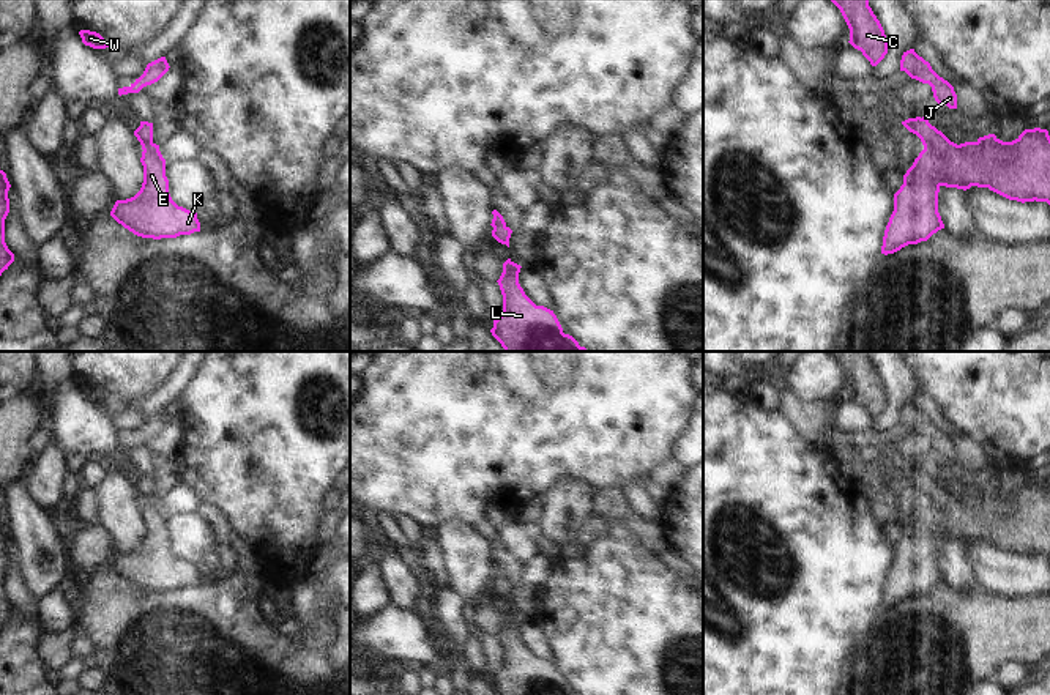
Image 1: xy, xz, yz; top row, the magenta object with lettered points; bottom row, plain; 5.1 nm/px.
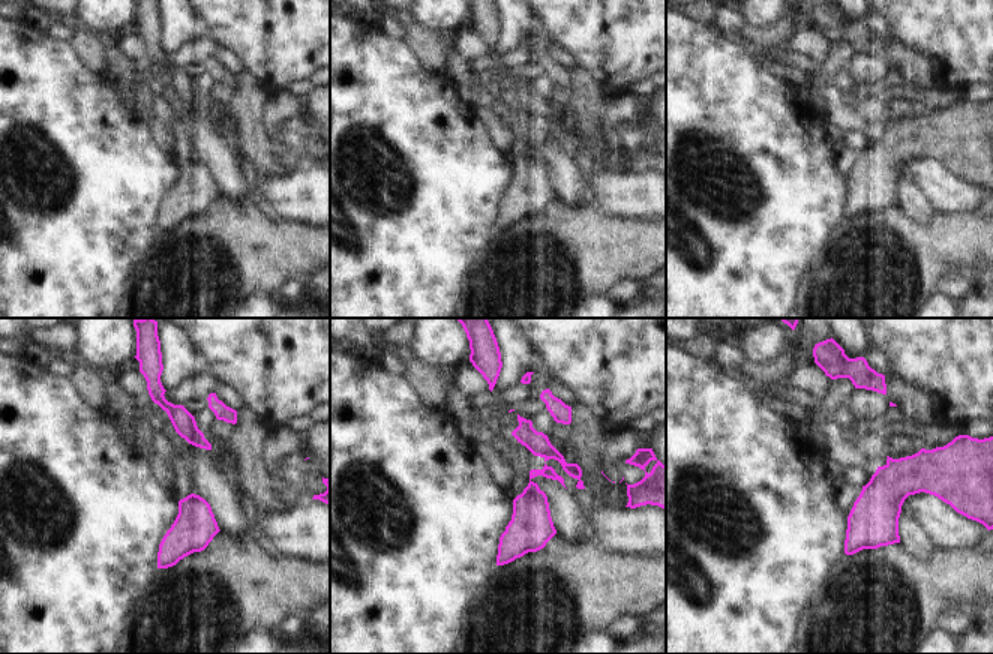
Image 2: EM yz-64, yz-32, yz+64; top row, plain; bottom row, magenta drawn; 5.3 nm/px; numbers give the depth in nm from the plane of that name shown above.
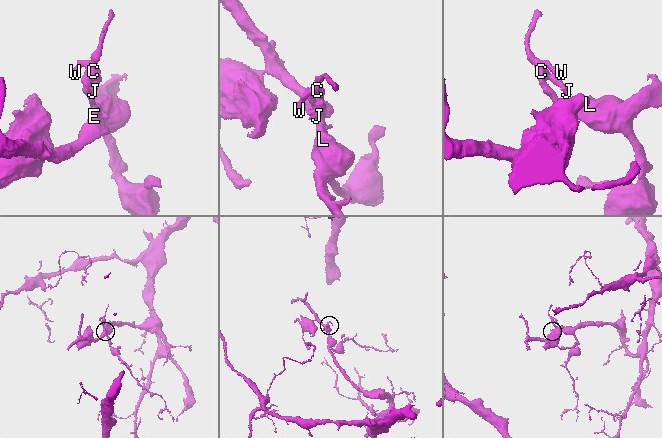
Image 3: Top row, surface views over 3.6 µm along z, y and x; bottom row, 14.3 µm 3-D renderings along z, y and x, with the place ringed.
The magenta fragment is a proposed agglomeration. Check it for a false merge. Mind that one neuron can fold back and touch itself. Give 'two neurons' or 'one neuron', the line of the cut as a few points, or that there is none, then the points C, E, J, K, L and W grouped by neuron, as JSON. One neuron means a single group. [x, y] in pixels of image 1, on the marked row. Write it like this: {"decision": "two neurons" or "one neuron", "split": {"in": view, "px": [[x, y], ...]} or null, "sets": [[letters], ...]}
{"decision": "one neuron", "split": null, "sets": [["C", "E", "J", "K", "L", "W"]]}

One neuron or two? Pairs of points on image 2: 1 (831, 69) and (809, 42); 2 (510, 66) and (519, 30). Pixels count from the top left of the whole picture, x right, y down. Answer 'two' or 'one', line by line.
1: two
2: two

